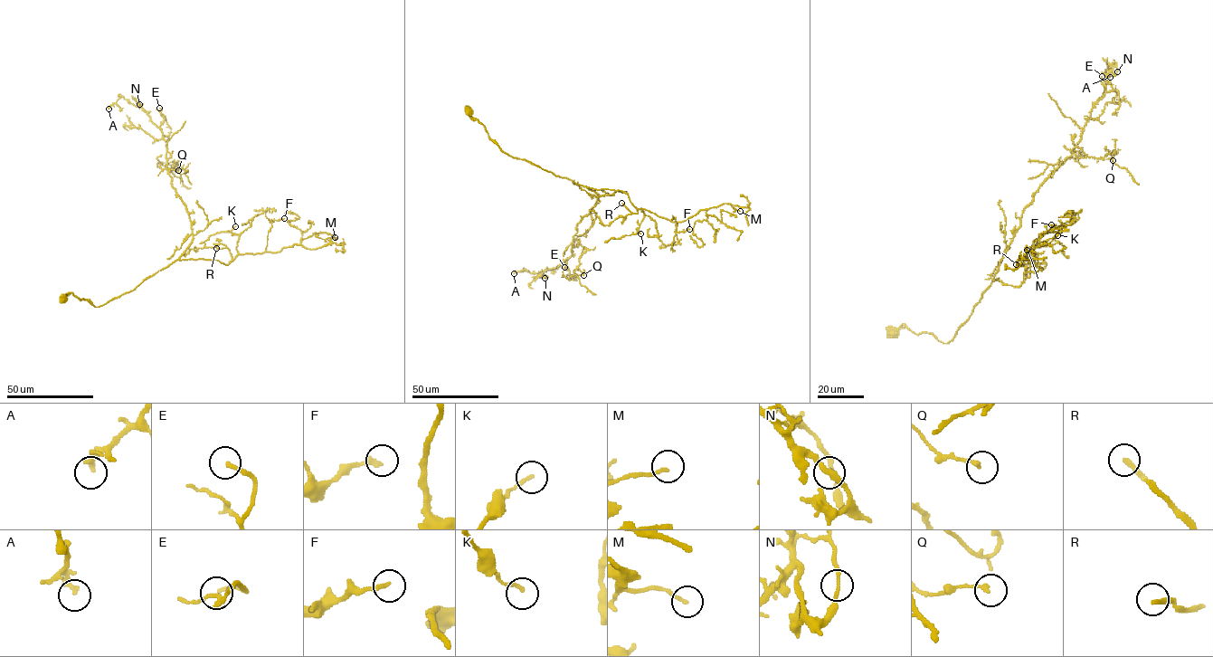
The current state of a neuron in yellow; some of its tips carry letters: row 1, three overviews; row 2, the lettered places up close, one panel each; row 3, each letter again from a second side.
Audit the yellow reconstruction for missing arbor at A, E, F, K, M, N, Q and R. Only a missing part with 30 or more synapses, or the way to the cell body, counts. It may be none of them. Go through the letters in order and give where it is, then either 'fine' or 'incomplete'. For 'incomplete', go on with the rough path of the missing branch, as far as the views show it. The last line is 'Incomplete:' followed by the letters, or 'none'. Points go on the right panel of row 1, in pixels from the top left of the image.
A: at (1110, 77); fine
E: at (1102, 76); fine
F: at (1051, 224); fine
K: at (1057, 235); fine
M: at (1027, 250); fine
N: at (1117, 71); fine
Q: at (1113, 160); fine
R: at (1016, 264); incomplete; missing branch runs (1016, 264), (1017, 273), (1009, 278), (1016, 275)
Incomplete: R

